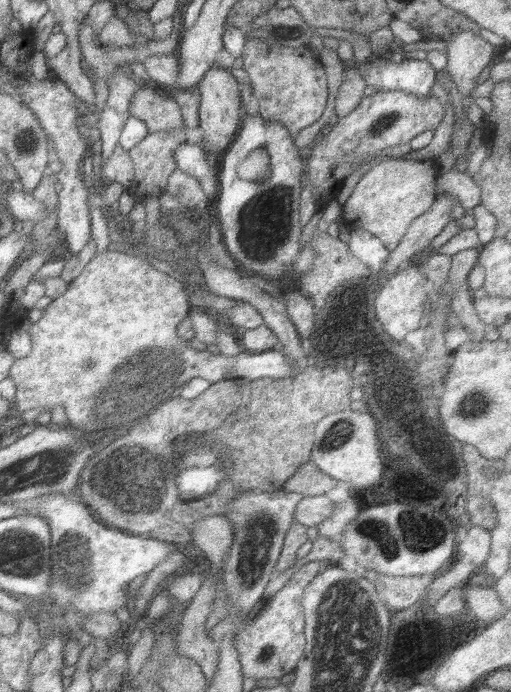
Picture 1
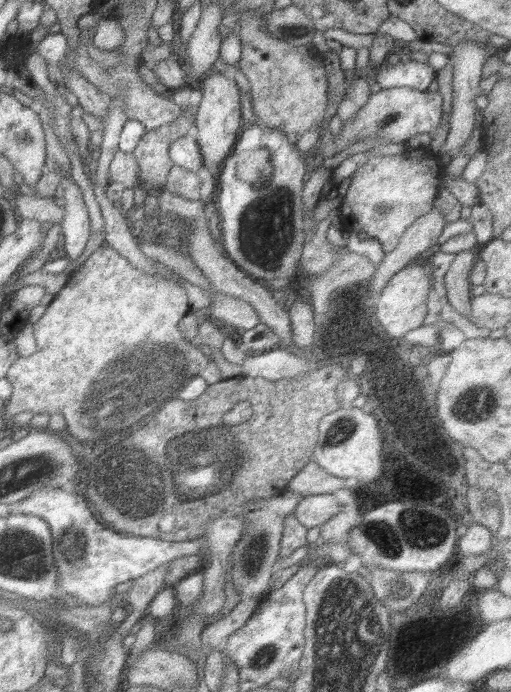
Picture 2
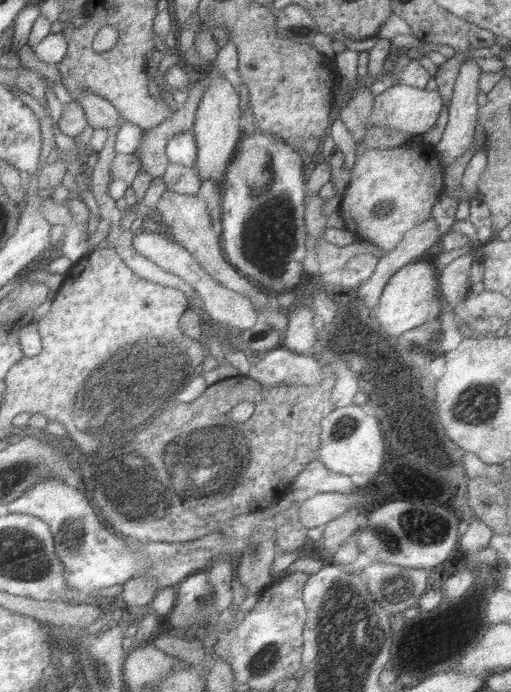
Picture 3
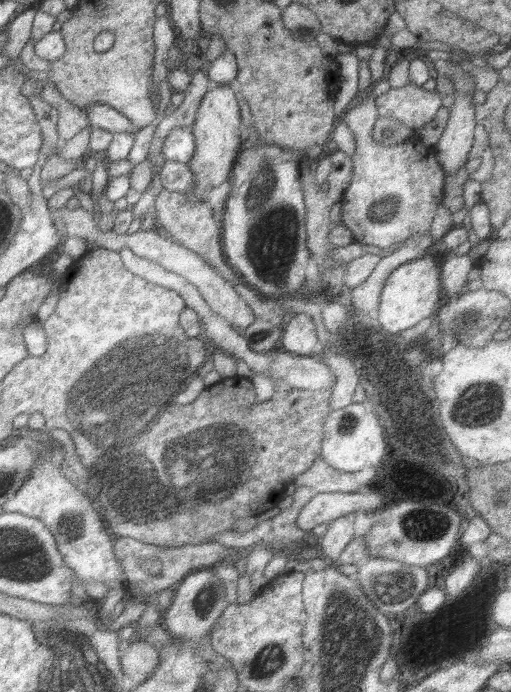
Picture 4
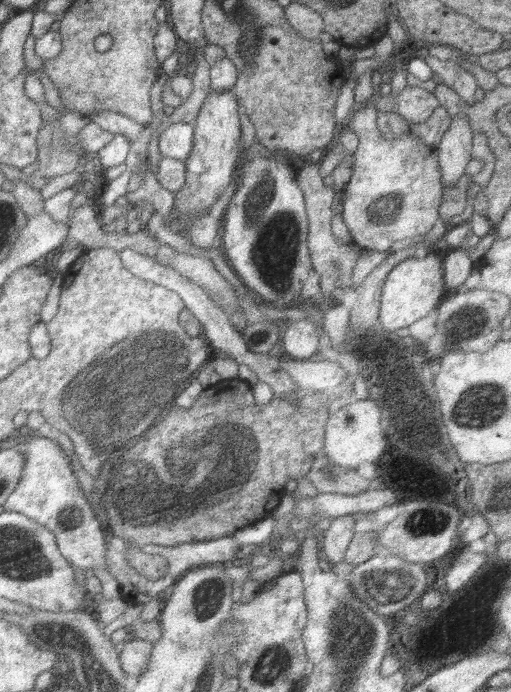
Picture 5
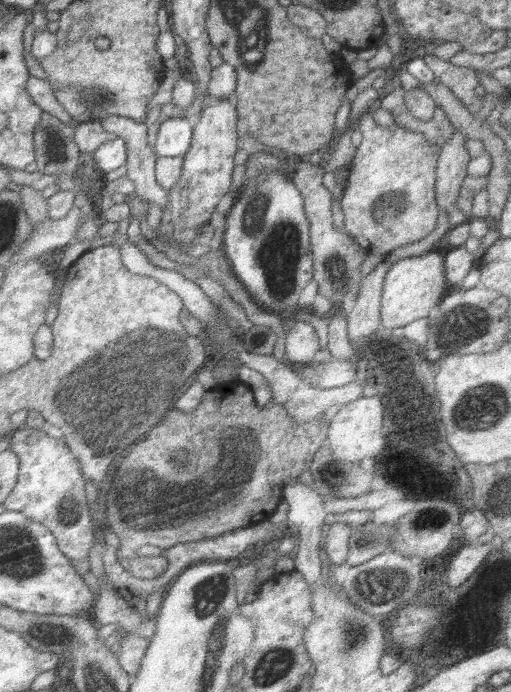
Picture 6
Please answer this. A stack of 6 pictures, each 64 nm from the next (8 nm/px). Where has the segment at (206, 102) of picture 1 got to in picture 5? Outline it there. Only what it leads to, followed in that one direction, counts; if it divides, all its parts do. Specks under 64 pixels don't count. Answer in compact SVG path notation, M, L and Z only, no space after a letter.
M213 90L207 104L201 110L197 130L195 130L195 148L187 160L189 180L181 192L177 192L177 212L183 216L207 212L215 200L217 192L233 180L237 170L239 154L243 152L243 134L241 134L241 112L237 104L235 90Z

